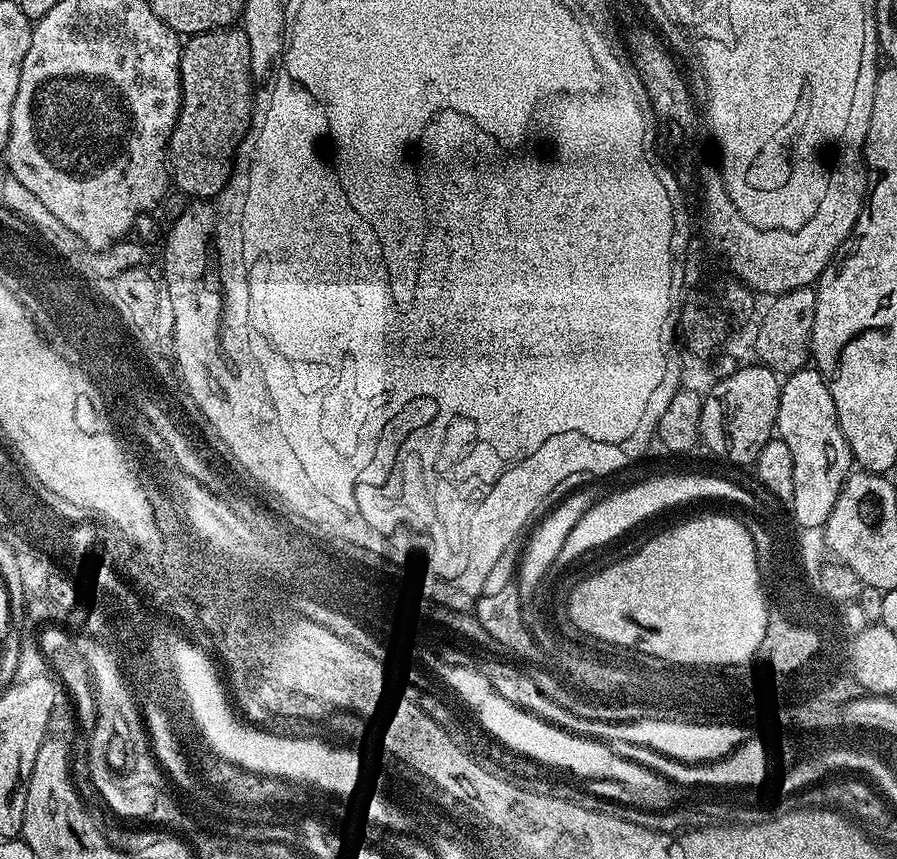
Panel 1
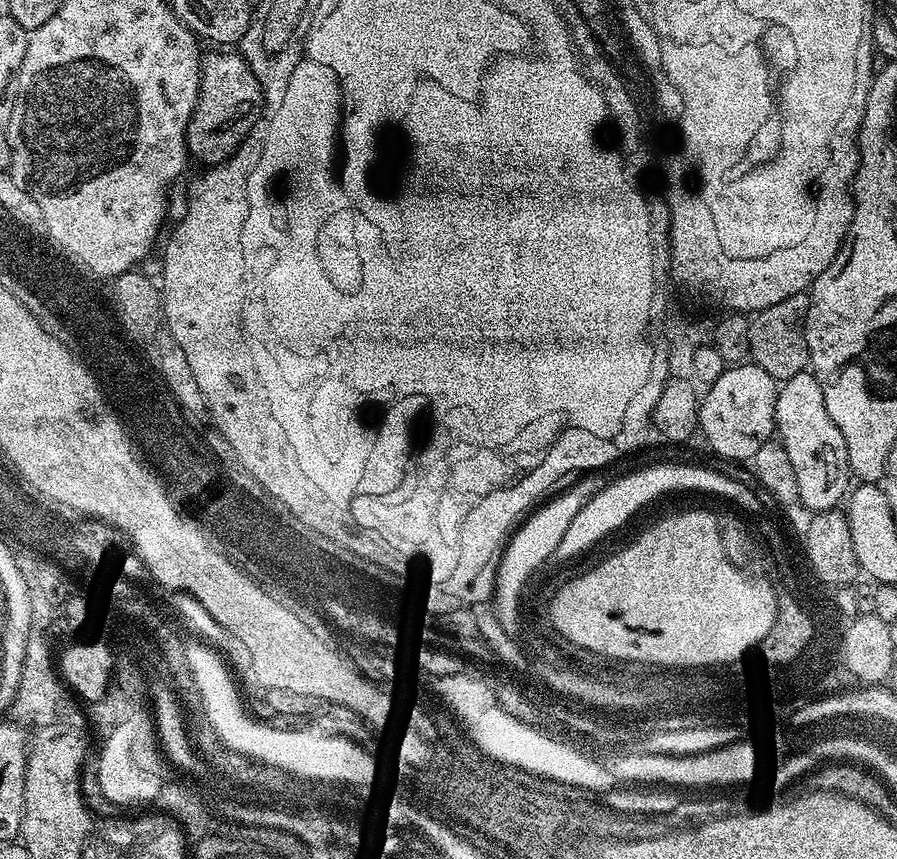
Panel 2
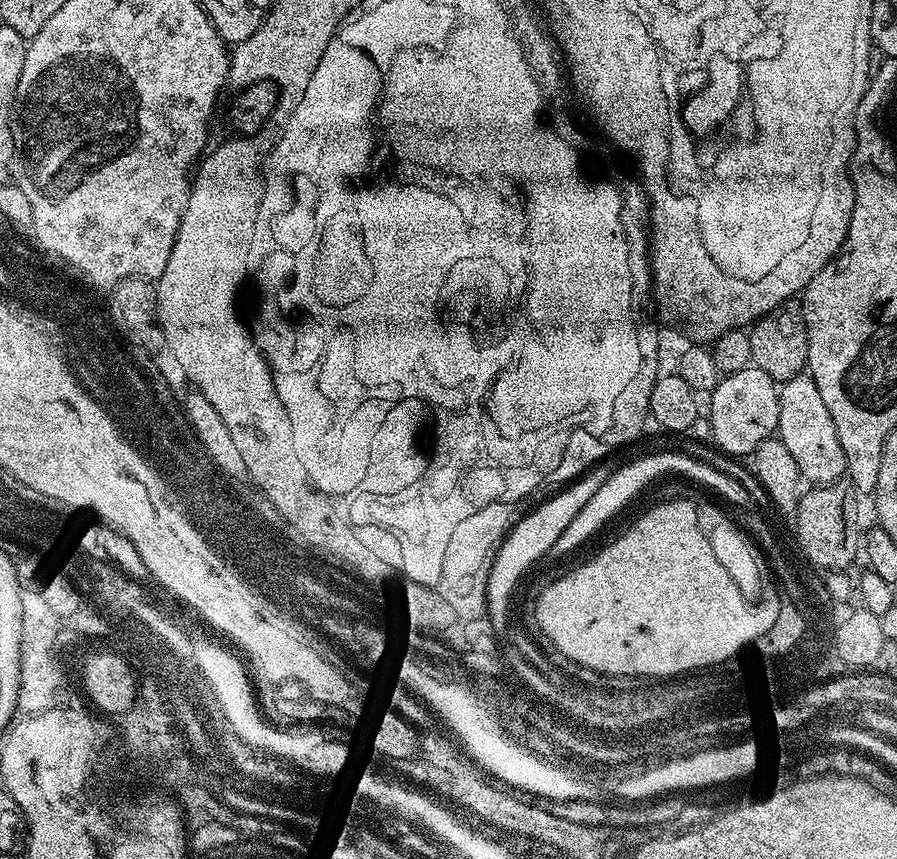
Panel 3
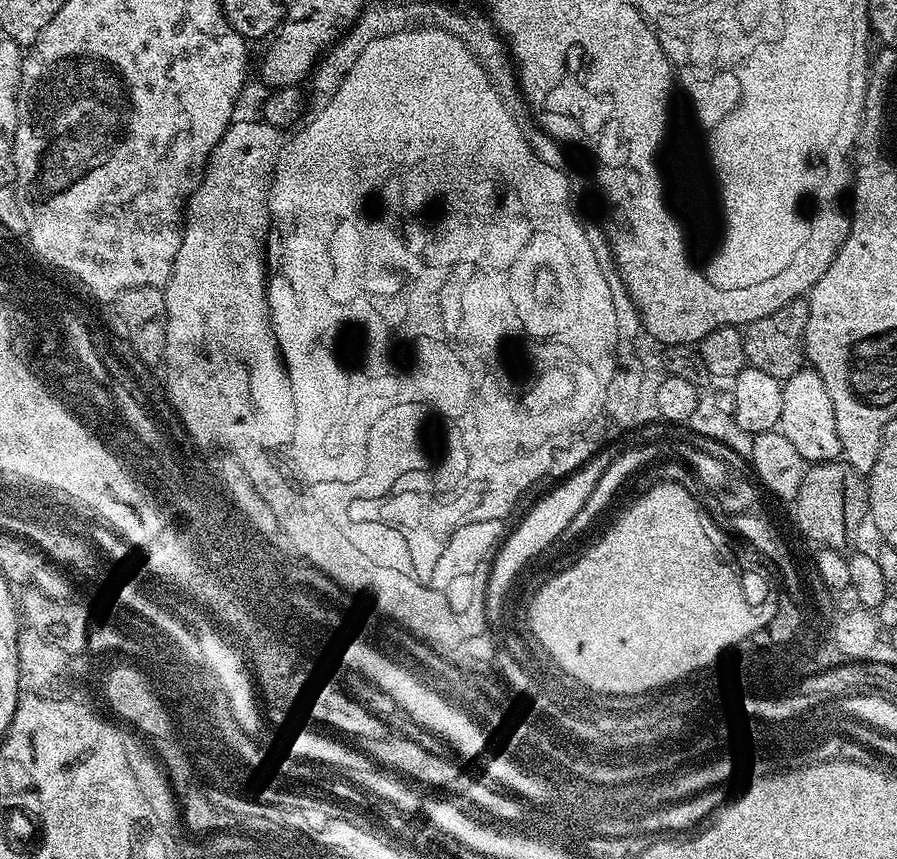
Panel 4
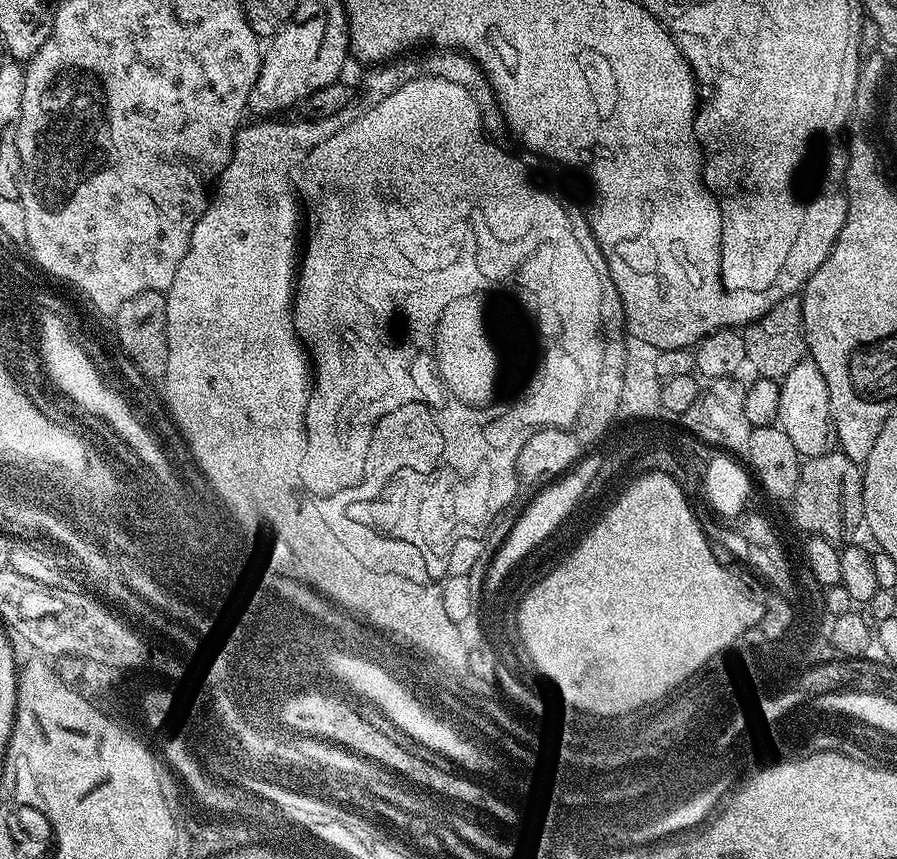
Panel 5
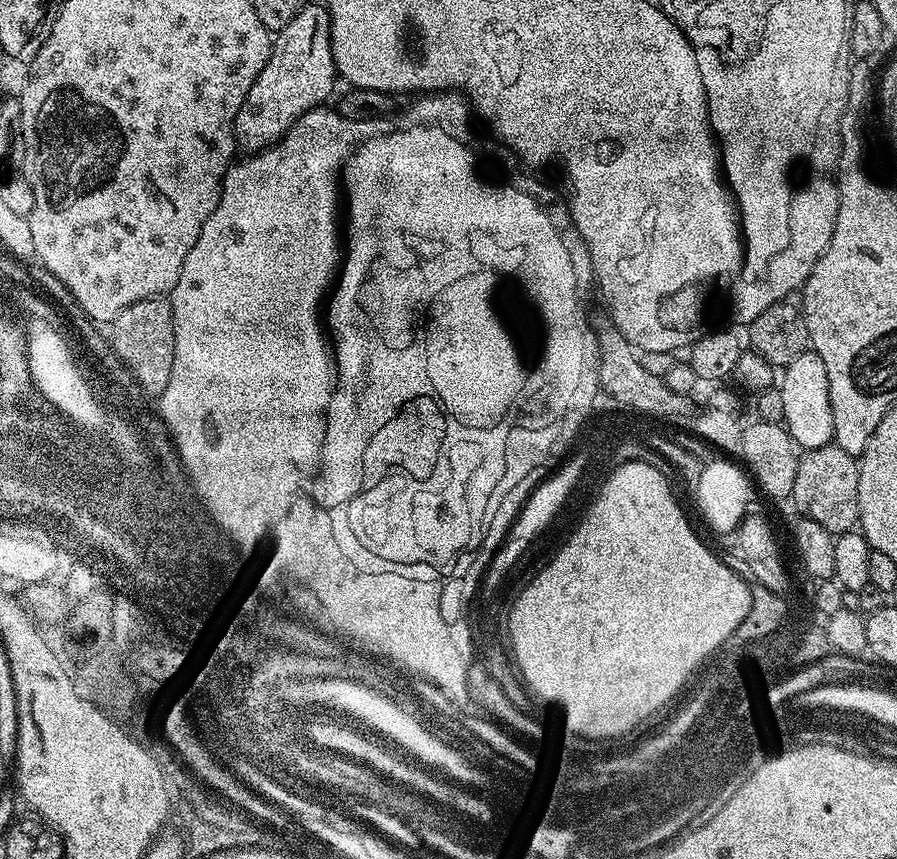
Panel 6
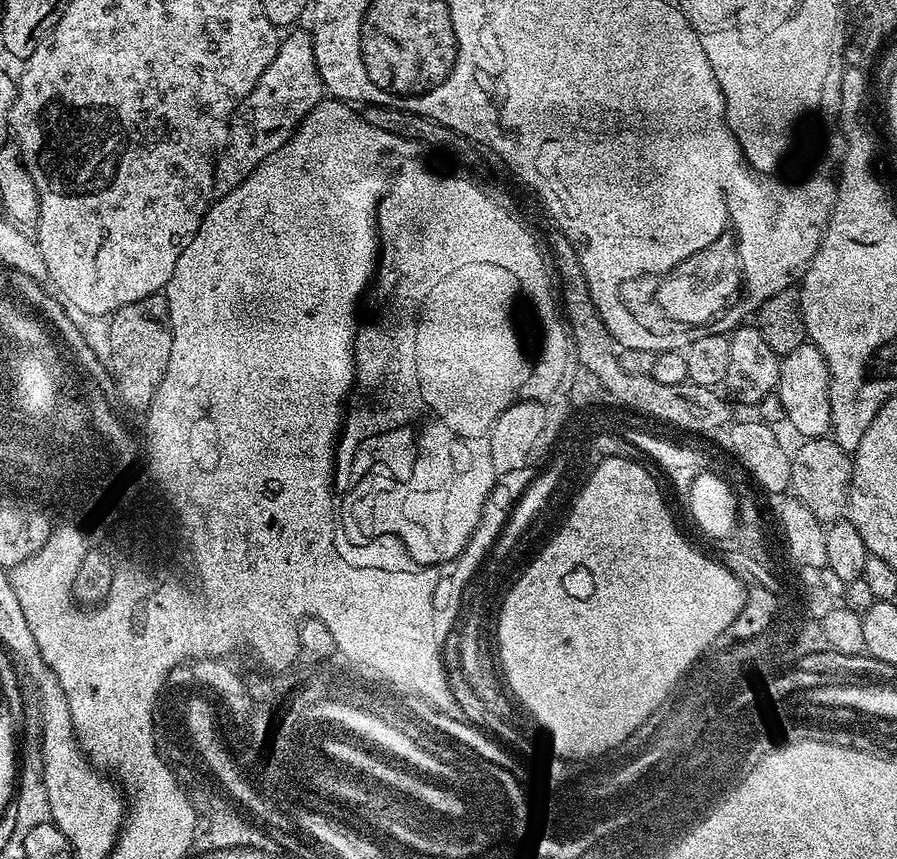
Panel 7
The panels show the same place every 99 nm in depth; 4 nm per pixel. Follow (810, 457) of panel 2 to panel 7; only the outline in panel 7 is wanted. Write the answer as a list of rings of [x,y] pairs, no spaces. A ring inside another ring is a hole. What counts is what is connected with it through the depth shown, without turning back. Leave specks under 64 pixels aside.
[[[805,342],[799,344],[790,354],[780,360],[780,382],[778,394],[782,398],[785,421],[800,438],[824,438],[832,427],[830,418],[830,378],[828,363],[822,358],[815,344]]]

